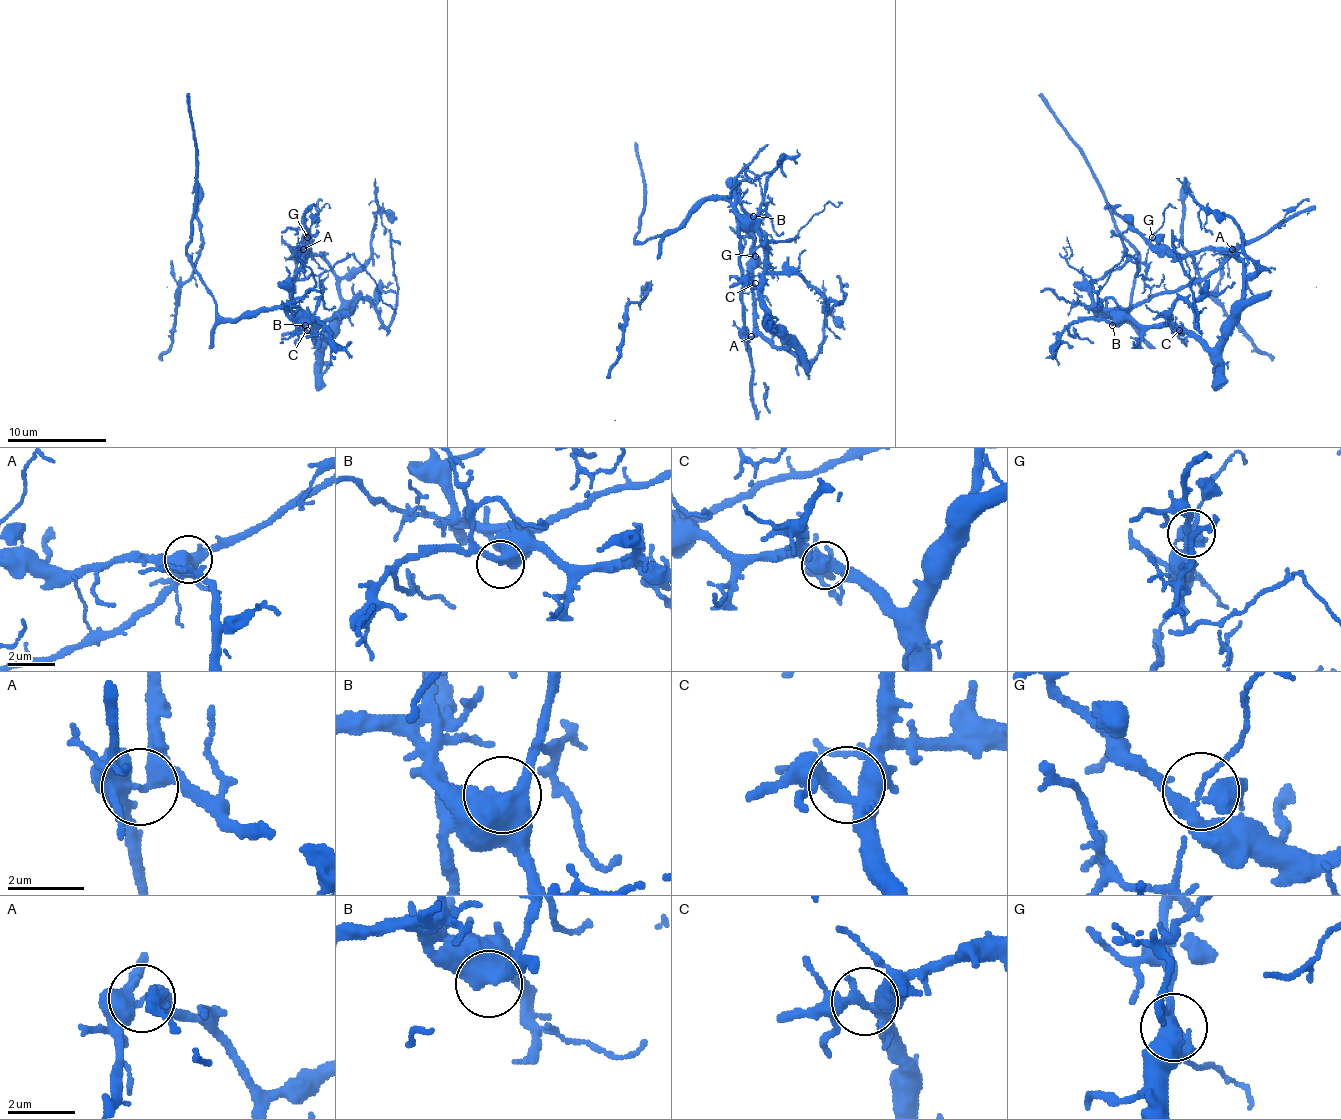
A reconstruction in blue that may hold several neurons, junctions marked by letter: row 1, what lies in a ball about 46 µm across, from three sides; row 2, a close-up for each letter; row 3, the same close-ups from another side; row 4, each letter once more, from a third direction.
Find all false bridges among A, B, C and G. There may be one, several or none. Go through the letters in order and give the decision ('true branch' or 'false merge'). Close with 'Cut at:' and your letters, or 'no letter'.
A: false merge
B: true branch
C: true branch
G: true branch
Cut at: A

